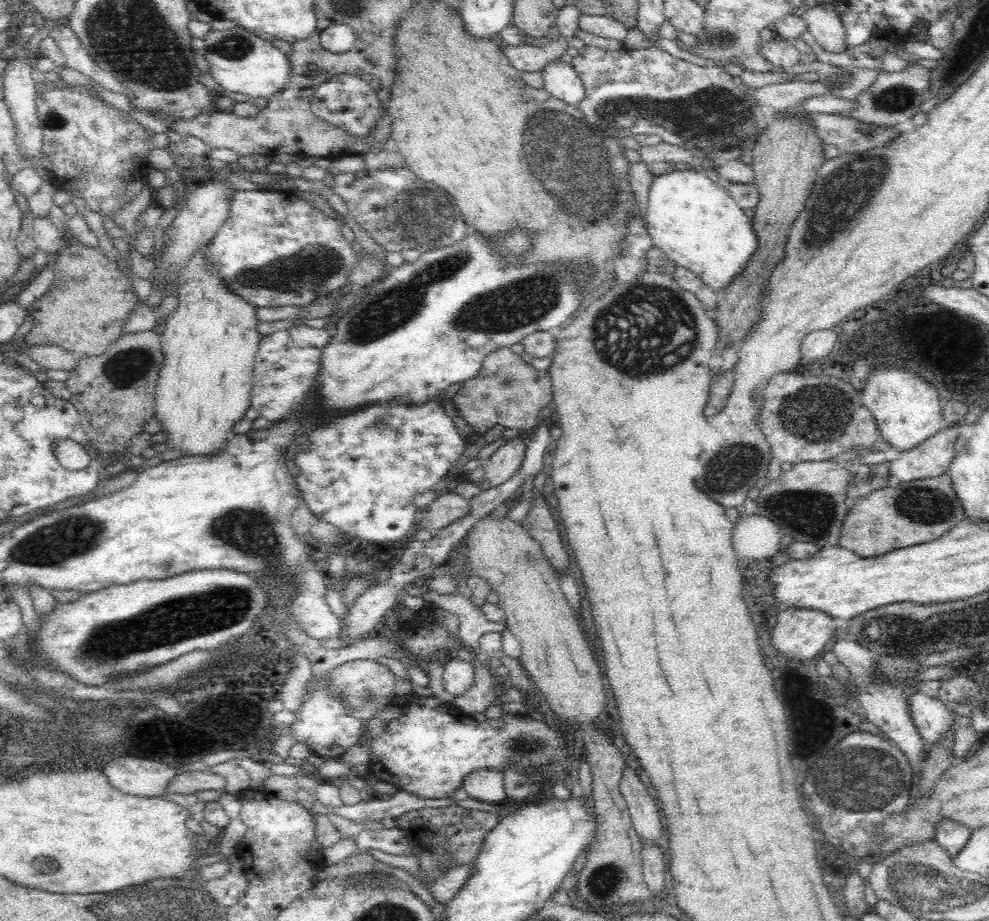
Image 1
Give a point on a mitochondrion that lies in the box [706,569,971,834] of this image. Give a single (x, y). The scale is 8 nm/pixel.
(863, 777)

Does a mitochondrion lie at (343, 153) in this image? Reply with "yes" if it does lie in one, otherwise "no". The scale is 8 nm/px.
no

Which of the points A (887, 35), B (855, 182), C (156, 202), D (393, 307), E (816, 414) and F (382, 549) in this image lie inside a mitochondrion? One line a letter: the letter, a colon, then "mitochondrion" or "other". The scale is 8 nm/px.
A: other
B: mitochondrion
C: other
D: mitochondrion
E: mitochondrion
F: other

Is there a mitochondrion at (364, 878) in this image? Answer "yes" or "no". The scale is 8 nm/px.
yes

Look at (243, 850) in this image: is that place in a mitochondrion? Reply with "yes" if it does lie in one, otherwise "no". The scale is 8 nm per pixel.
no

